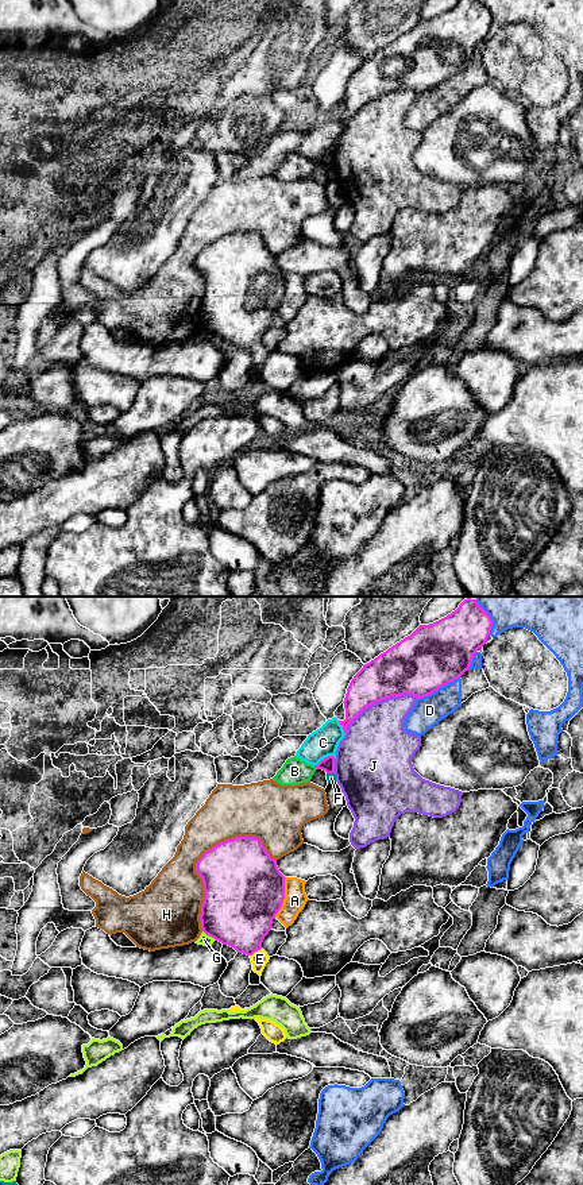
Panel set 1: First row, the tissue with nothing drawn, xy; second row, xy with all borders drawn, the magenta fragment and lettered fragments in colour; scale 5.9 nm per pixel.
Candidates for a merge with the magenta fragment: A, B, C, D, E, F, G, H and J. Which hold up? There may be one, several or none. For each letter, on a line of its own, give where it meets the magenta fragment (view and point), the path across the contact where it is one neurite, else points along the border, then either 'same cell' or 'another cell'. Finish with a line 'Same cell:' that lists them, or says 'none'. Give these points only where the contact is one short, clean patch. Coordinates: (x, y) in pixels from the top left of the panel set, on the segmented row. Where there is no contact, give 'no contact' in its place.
A: contact xy (284, 898); another cell
B: contact xy (316, 767); border xy (313, 765), (317, 768); another cell
C: contact xy (325, 757); another cell
D: contact xy (437, 689); another cell
E: contact xy (255, 950); way xy (239, 913), (255, 950), (259, 958); same cell
F: contact xy (331, 772); another cell
G: contact xy (209, 935); another cell
H: contact xy (196, 865); another cell
J: contact xy (378, 701); another cell
Same cell: E

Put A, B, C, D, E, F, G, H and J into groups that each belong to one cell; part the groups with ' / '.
A / B / C / D / E / F / G / H / J

